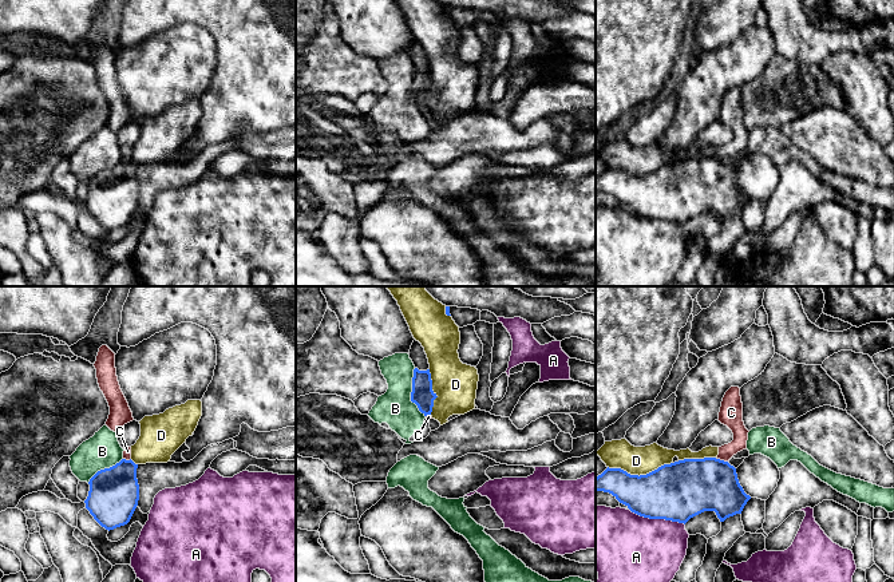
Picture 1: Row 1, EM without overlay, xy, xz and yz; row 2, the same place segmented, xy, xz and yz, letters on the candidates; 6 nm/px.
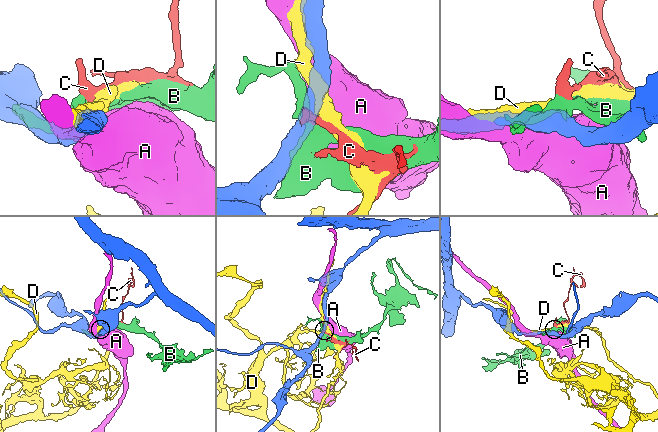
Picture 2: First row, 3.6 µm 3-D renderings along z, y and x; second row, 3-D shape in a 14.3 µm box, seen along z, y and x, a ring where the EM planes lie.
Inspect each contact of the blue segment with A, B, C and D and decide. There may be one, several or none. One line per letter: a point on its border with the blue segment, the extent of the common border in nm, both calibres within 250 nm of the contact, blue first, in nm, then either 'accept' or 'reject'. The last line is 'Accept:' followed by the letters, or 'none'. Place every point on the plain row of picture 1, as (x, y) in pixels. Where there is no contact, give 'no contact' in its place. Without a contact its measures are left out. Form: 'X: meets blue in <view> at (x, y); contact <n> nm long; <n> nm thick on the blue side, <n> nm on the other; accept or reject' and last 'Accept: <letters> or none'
A: meets blue in yz at (657, 218); contact 340 nm long; 360 nm thick on the blue side, 460 nm on the other; reject
B: meets blue in xz at (411, 92); contact 300 nm long; 140 nm thick on the blue side, 200 nm on the other; reject
C: meets blue in yz at (722, 161); contact 80 nm long; 340 nm thick on the blue side, 100 nm on the other; reject
D: meets blue in yz at (640, 175); contact 400 nm long; 340 nm thick on the blue side, 180 nm on the other; reject
Accept: none

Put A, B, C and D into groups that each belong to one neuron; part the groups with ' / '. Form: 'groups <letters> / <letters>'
groups A / B / C / D

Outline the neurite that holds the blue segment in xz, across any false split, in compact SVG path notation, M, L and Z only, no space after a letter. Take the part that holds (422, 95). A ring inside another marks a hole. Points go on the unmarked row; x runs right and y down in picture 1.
M415 68L412 78L411 102L418 106L419 111L424 116L428 116L432 112L434 100L436 98L436 94L432 91L430 70L419 71Z

